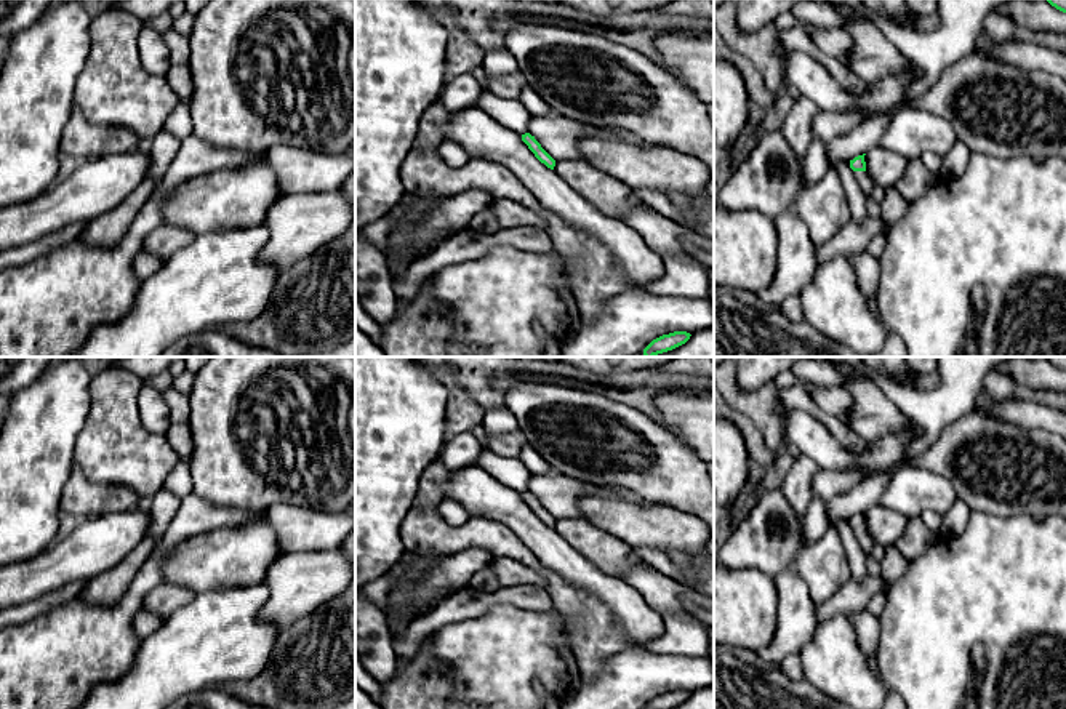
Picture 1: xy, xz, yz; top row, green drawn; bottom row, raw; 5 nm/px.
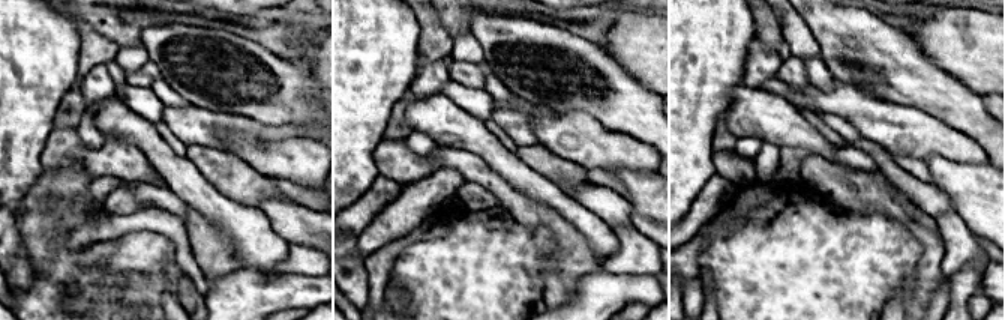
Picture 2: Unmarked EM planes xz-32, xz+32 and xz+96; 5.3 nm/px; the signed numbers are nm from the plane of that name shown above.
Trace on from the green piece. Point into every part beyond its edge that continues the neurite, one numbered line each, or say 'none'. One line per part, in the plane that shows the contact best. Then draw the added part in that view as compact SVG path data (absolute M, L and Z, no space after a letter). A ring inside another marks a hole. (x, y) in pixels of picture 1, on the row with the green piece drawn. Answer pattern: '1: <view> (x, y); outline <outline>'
1: yz (863, 178); outline M853 171L853 176L861 189L861 192L869 198L872 189L876 187L868 171Z

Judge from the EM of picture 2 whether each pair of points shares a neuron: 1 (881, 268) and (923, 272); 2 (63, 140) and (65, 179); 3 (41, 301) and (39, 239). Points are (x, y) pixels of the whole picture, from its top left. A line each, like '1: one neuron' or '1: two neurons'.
1: two neurons
2: two neurons
3: one neuron

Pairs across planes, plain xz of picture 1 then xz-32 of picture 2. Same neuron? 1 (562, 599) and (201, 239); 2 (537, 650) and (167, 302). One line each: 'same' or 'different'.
1: same
2: different

